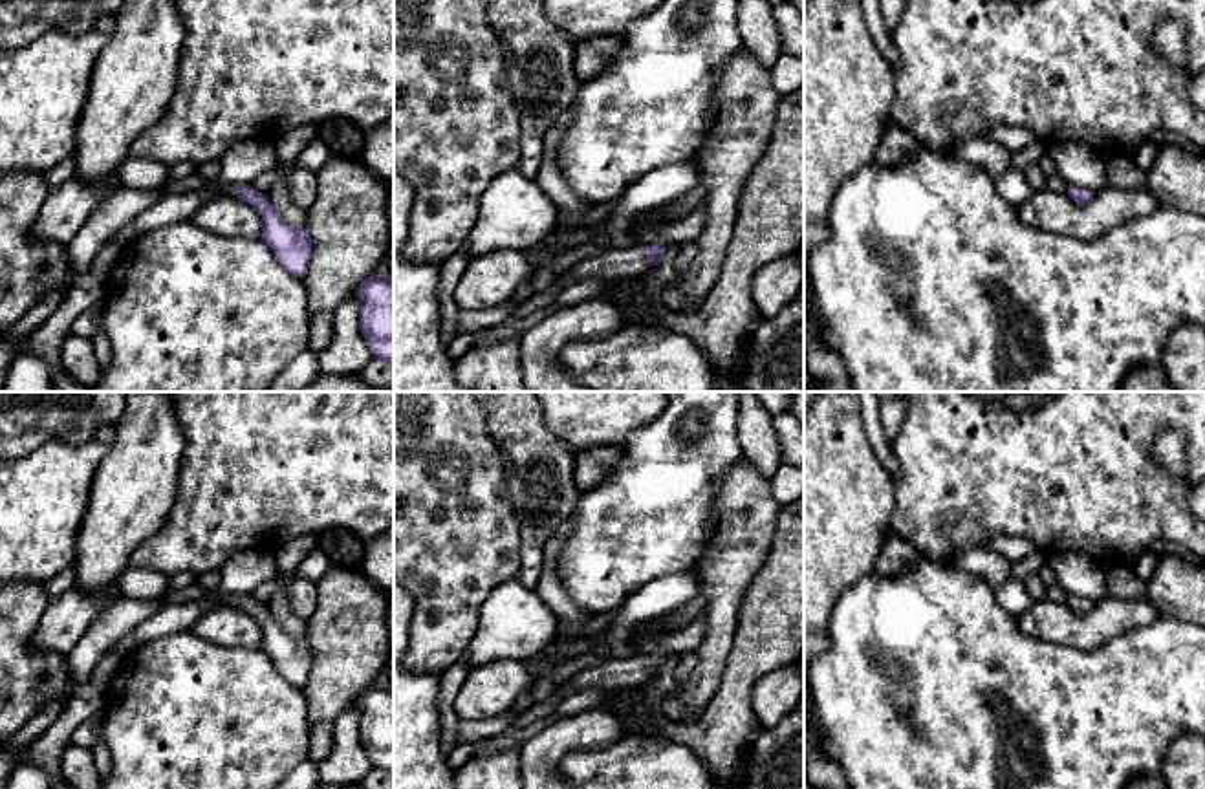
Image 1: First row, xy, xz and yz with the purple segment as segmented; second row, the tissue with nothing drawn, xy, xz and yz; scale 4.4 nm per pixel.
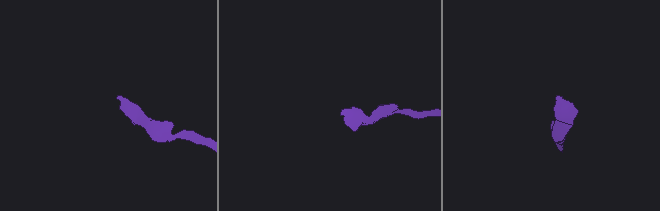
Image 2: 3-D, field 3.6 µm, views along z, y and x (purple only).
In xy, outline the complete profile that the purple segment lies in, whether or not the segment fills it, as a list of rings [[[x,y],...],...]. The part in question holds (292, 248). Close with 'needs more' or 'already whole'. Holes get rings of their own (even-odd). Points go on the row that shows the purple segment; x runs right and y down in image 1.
[[[211,181],[214,196],[227,194],[253,205],[262,214],[262,240],[273,251],[278,264],[295,278],[304,278],[311,260],[309,231],[297,231],[288,225],[267,194],[258,192],[249,185],[223,185]]]; needs more

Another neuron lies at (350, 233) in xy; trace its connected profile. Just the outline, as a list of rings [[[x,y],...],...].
[[[331,156],[317,170],[317,181],[317,198],[308,209],[311,260],[302,278],[311,317],[320,311],[333,313],[364,278],[374,275],[392,240],[386,218],[388,183],[374,176],[359,157]]]

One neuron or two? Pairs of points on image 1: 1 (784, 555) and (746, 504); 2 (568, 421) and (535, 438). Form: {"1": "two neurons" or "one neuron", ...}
{"1": "two neurons", "2": "two neurons"}

